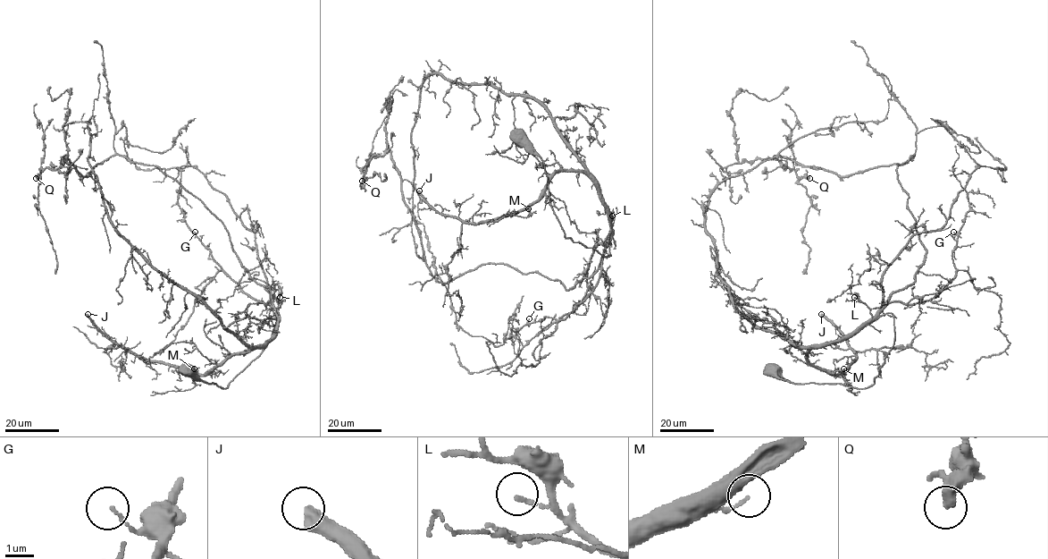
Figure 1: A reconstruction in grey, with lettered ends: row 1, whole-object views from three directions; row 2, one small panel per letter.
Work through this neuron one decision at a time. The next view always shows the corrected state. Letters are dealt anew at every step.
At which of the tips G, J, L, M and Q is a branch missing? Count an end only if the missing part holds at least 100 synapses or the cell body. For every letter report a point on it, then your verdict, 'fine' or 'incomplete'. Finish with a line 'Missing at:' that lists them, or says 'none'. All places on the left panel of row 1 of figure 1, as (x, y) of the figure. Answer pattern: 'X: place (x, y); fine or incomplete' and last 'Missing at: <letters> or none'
G: place (195, 232); fine
J: place (88, 314); incomplete
L: place (280, 297); fine
M: place (194, 368); fine
Q: place (36, 178); fine
Missing at: J

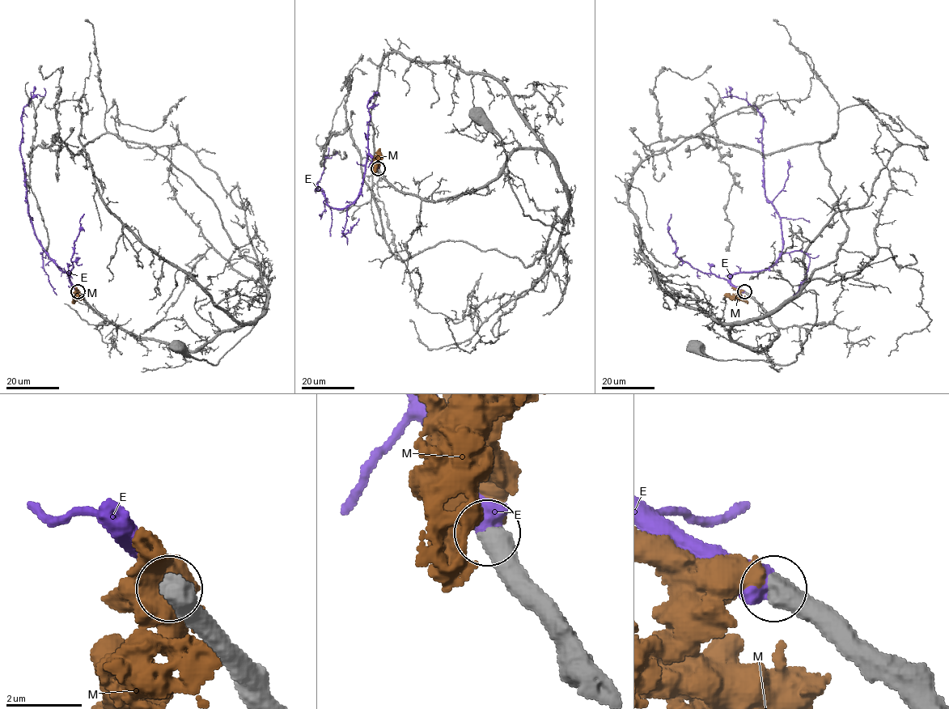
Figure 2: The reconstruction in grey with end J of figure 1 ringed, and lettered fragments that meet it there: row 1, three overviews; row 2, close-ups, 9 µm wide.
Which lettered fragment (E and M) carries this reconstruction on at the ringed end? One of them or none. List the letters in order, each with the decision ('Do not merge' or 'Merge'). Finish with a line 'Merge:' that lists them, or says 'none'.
E: Merge
M: Do not merge
Merge: E

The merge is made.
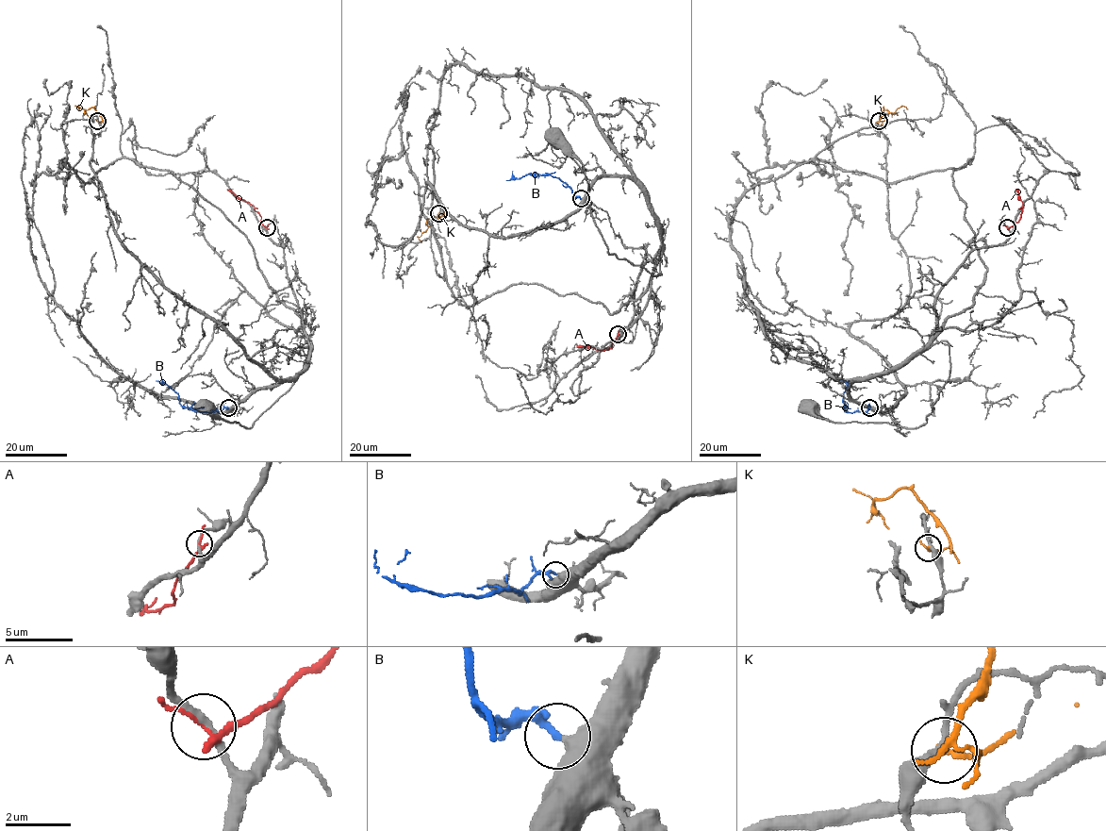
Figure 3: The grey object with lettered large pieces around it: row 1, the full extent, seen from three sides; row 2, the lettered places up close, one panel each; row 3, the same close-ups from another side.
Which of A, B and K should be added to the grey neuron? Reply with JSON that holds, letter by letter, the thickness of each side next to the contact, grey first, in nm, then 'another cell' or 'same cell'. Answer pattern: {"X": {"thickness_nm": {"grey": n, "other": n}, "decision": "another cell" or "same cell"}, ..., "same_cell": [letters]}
{"A": {"thickness_nm": {"grey": 240, "other": 150}, "decision": "another cell"}, "B": {"thickness_nm": {"grey": 550, "other": 180}, "decision": "same cell"}, "K": {"thickness_nm": {"grey": 240, "other": 90}, "decision": "another cell"}, "same_cell": ["B"]}

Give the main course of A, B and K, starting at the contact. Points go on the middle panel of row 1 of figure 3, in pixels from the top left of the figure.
A: (618, 334), (611, 348), (603, 350), (579, 347), (576, 344)
B: (581, 198), (574, 195), (572, 191), (556, 177), (534, 174), (506, 180)
K: (439, 213), (439, 216), (444, 214), (431, 218), (426, 222), (428, 226), (419, 238), (420, 242)

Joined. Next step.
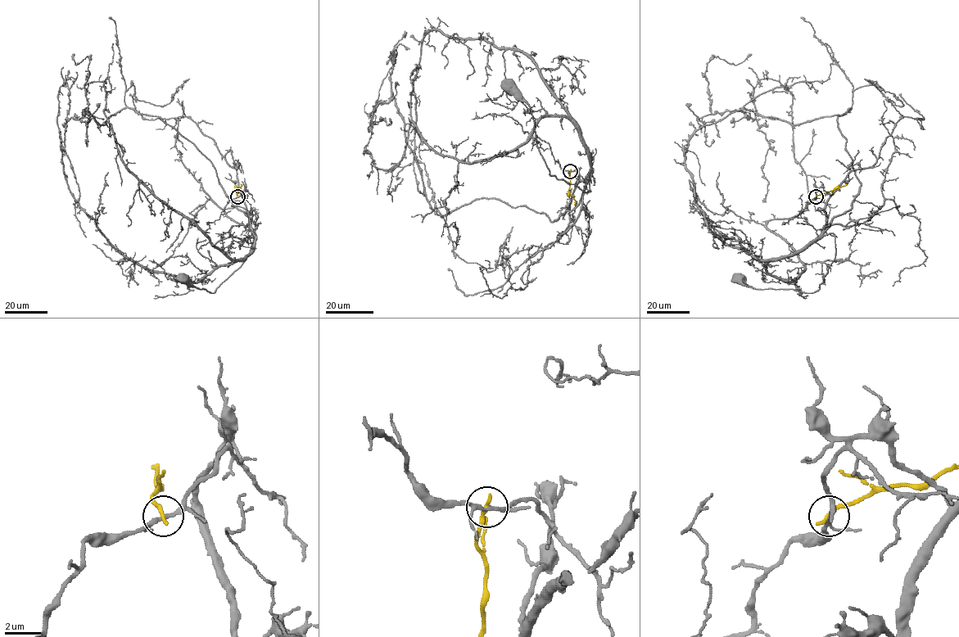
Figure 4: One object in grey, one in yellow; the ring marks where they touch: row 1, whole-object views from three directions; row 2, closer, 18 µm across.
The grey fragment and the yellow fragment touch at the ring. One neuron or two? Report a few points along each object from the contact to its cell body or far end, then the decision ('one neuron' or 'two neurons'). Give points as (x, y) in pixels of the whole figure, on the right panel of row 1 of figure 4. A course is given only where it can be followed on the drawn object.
grey runs (816, 196), (819, 187), (830, 194), (823, 234), (835, 241), (819, 288), (757, 289), (739, 278); yellow runs (816, 196), (846, 183); two neurons

